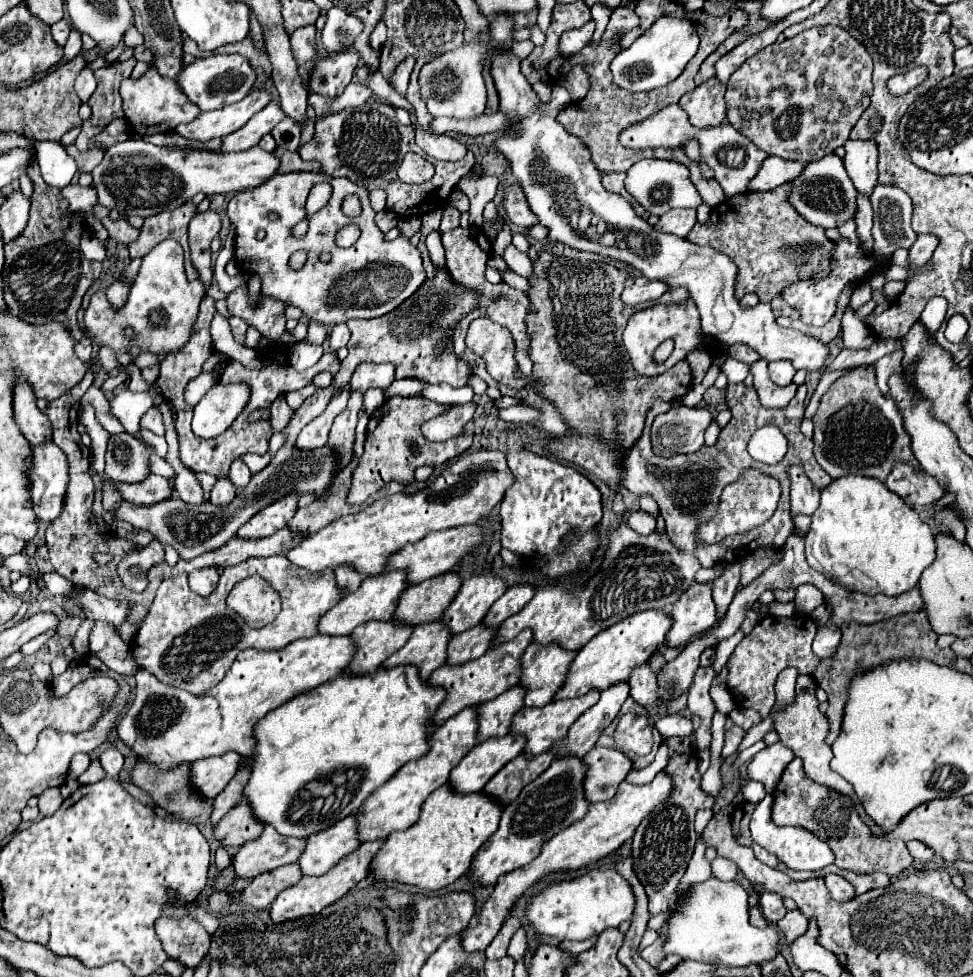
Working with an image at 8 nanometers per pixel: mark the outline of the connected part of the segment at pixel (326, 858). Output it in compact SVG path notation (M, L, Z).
M350 815L340 823L308 837L298 865L302 875L324 875L334 867L344 855L352 853L360 841L356 839L356 817Z

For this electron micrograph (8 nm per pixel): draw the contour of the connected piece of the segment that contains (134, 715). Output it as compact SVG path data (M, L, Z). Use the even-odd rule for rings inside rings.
M328 635L298 639L282 651L242 651L224 679L204 695L164 687L154 675L138 669L136 697L116 725L116 733L138 759L162 771L228 751L244 755L252 747L252 723L258 723L268 711L284 705L294 695L336 679L348 659L352 659L352 639Z

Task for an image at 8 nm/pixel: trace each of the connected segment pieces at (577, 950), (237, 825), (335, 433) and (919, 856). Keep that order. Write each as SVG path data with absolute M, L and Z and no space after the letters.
M596 937L584 939L584 941L562 941L562 943L560 943L560 947L562 947L564 951L570 951L570 953L574 953L574 955L580 955L580 953L592 949L594 945L596 945Z
M240 803L214 825L214 837L226 847L236 847L244 845L246 841L258 839L262 835L262 829L264 827L260 827L260 823L256 823L252 815L248 815L248 807Z
M352 391L346 409L336 417L336 421L334 421L334 425L332 425L328 443L330 443L330 445L334 447L334 451L338 453L338 463L340 463L340 467L348 465L348 461L352 459L354 429L356 429L356 423L358 423L358 413L360 413L360 409L362 409L362 393L360 393L360 391Z
M908 841L906 843L910 855L916 859L916 861L930 861L934 855L928 851L928 847L924 847L924 843L916 843L916 841Z

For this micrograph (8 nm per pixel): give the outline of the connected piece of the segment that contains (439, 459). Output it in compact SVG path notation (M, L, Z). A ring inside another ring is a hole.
M396 397L396 399L388 399L370 419L368 423L368 437L366 437L366 445L364 445L364 455L354 471L354 479L352 479L352 487L348 493L348 503L364 503L370 495L374 495L380 487L384 487L388 481L398 481L404 485L414 483L414 471L420 465L442 465L450 459L454 459L456 455L464 453L470 445L472 445L472 427L468 427L468 431L452 441L444 441L444 443L432 443L428 439L424 439L420 427L422 423L442 415L446 411L446 405L440 405L436 401L430 399L404 399L404 397Z

